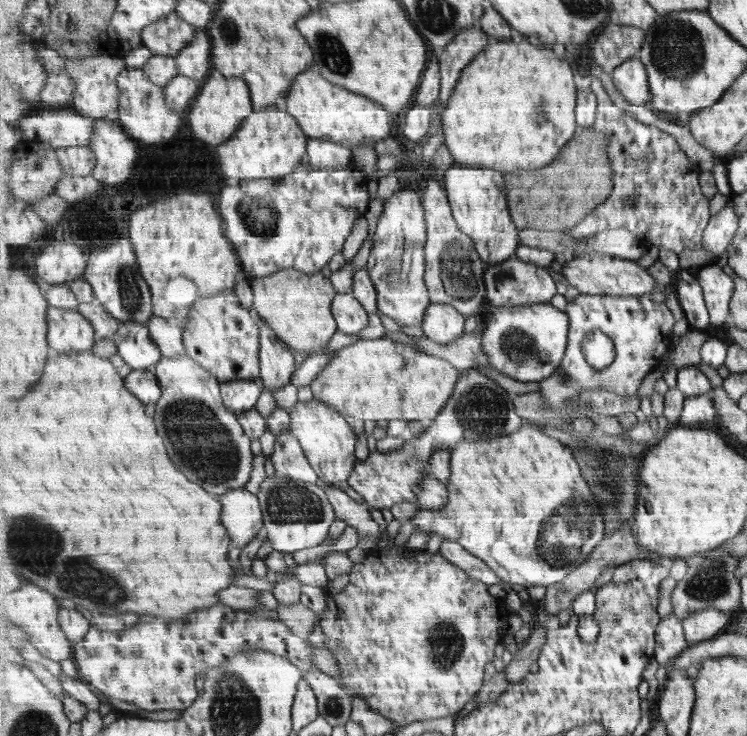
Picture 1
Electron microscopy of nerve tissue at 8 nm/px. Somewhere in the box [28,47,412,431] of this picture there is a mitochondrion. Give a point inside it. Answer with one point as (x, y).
(261, 217)

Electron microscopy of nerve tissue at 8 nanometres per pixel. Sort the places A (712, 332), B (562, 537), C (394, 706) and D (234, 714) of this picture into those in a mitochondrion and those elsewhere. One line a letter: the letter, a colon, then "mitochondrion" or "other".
A: other
B: mitochondrion
C: other
D: mitochondrion

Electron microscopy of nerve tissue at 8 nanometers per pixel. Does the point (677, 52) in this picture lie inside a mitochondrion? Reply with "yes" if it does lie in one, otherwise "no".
yes

